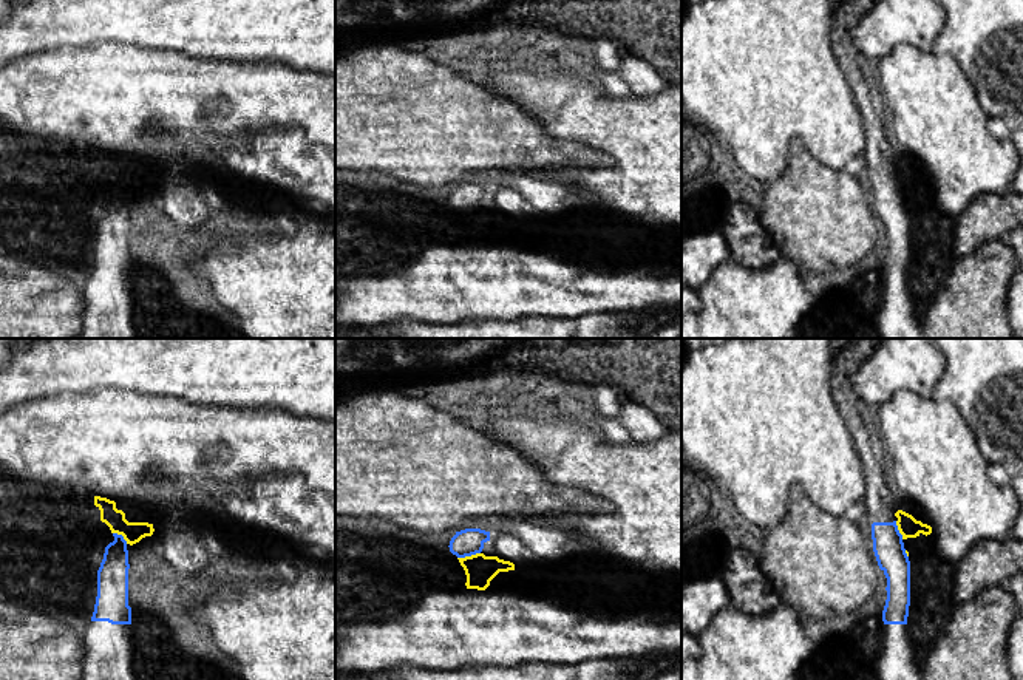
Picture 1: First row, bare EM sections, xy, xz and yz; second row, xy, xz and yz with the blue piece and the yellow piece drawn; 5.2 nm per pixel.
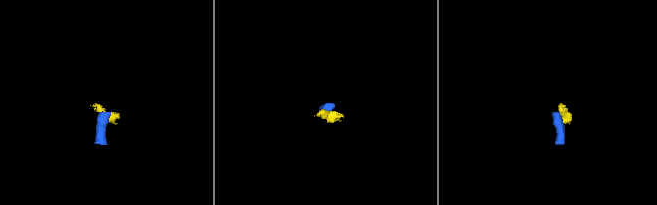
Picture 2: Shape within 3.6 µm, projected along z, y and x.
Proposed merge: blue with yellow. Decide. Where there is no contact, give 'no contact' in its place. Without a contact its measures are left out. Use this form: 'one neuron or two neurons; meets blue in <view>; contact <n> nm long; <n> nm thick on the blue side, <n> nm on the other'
two neurons; meets blue in xz; contact 120 nm long; 140 nm thick on the blue side, 160 nm on the other

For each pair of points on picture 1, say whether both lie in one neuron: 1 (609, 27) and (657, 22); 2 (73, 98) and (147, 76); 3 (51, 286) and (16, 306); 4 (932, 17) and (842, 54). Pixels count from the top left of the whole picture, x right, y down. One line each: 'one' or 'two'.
1: one
2: one
3: one
4: two

